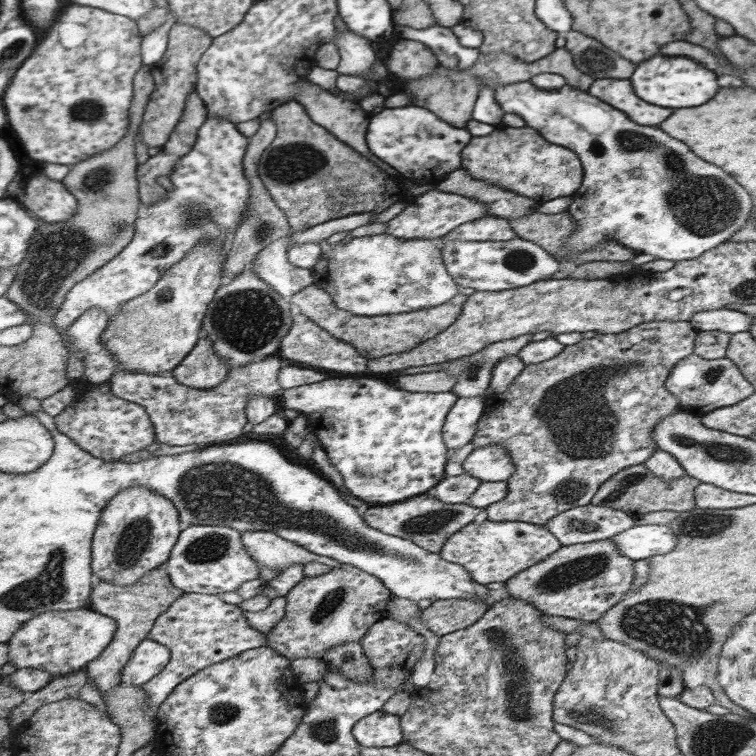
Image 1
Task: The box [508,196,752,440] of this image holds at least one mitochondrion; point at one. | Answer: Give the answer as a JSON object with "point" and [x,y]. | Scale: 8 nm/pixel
{"point":[713,374]}

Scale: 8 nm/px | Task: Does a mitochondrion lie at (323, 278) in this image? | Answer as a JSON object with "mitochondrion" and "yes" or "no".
{"mitochondrion":"no"}

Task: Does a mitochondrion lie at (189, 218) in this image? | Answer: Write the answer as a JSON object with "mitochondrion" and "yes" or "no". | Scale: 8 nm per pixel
{"mitochondrion":"yes"}

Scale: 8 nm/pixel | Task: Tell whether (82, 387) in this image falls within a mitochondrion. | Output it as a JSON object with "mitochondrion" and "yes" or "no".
{"mitochondrion":"no"}

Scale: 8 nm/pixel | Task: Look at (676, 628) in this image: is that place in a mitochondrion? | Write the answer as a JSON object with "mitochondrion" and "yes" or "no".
{"mitochondrion":"yes"}

